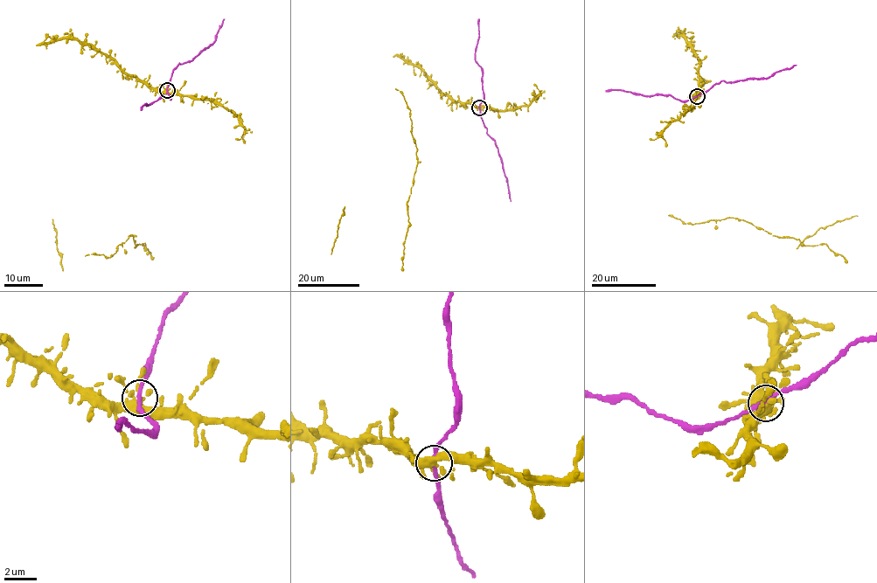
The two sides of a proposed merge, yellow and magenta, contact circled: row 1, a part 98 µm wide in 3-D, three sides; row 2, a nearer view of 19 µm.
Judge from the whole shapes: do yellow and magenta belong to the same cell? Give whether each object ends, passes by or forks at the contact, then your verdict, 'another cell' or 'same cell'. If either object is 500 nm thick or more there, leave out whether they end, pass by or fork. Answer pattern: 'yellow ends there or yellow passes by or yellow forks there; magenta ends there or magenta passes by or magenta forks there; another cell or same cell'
yellow forks there; magenta passes by; same cell

